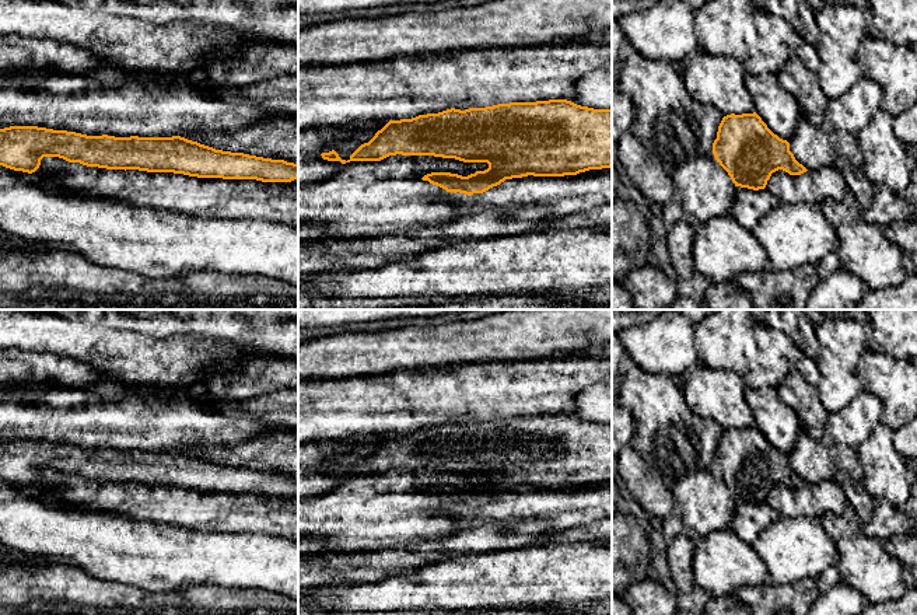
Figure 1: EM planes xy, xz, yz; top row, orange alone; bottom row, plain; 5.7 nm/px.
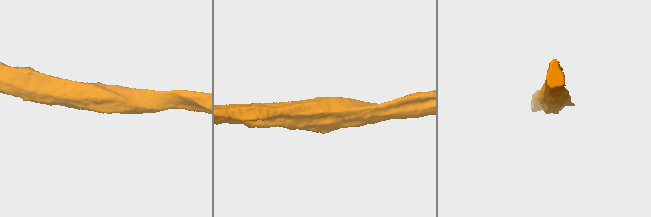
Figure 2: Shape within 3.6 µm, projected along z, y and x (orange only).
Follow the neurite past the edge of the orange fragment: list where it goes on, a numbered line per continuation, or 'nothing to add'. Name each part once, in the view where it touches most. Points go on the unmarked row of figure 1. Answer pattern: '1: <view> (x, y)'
nothing to add

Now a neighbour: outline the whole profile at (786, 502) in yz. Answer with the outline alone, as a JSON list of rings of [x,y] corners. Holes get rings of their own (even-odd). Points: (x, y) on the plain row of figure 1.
[[[834,479],[801,489],[778,483],[771,488],[766,503],[778,517],[822,517],[827,513],[841,516],[848,506],[846,495]]]

